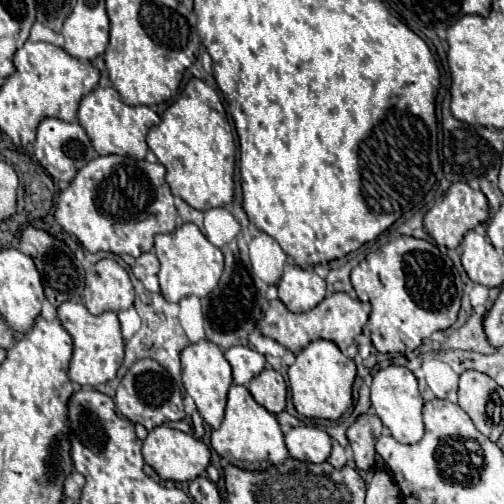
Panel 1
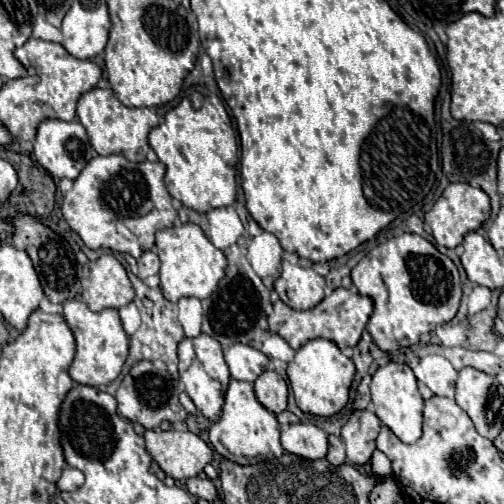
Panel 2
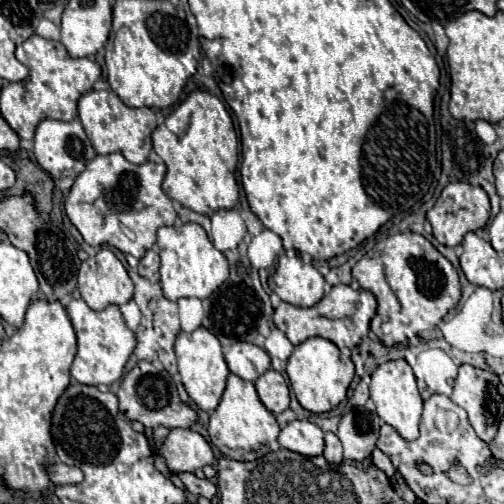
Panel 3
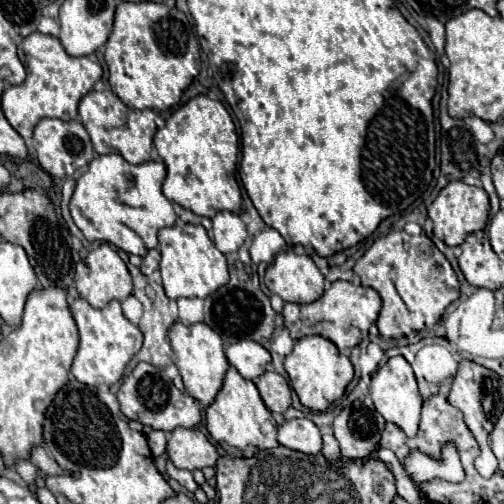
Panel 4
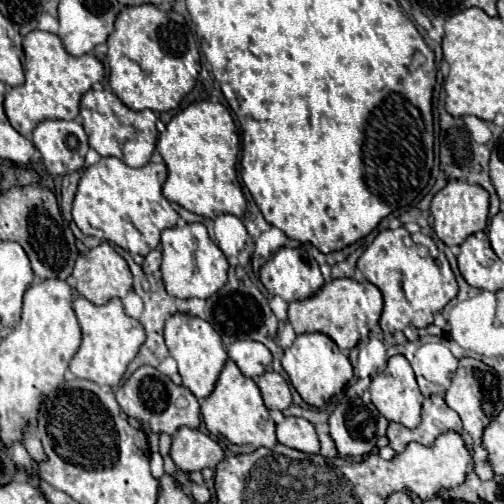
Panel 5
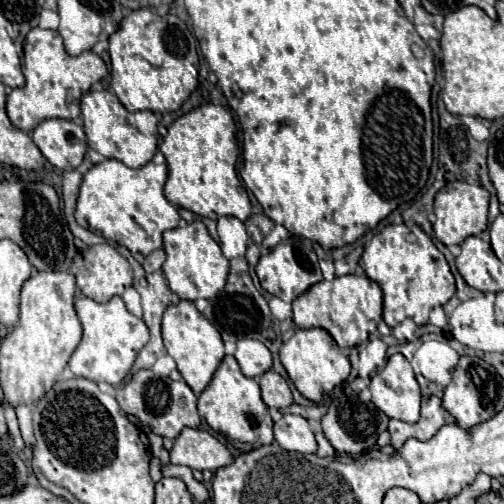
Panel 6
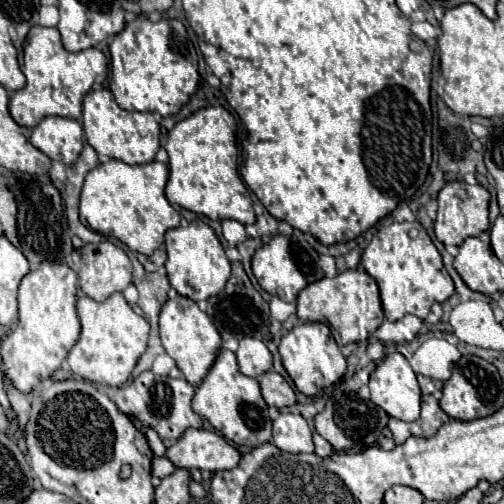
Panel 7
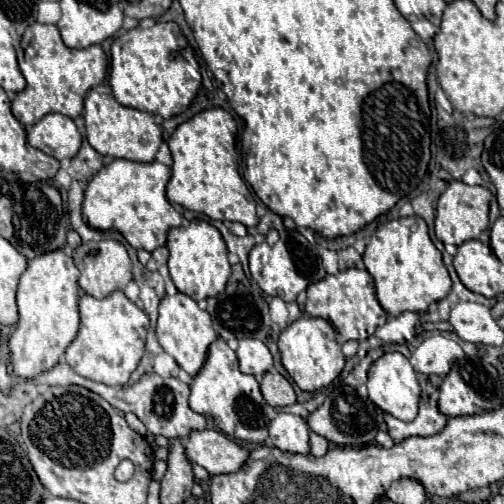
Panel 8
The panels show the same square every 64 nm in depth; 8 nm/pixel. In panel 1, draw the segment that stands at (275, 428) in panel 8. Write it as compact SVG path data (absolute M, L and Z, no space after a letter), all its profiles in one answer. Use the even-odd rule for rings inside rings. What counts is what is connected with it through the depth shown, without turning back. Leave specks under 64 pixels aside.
M296 426L288 430L284 444L292 458L304 462L324 462L332 450L332 438L316 426Z

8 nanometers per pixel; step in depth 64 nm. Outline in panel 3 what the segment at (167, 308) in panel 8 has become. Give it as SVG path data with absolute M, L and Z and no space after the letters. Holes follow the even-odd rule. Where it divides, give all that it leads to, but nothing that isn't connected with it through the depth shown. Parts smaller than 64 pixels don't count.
M200 326L200 328L196 328L196 332L190 332L190 334L178 332L174 350L176 350L176 358L178 358L178 372L182 376L182 384L188 392L188 396L196 402L198 408L212 412L220 402L220 396L226 388L226 378L230 374L228 364L222 356L220 340L216 340L216 336L212 336L212 332L208 332L204 326Z

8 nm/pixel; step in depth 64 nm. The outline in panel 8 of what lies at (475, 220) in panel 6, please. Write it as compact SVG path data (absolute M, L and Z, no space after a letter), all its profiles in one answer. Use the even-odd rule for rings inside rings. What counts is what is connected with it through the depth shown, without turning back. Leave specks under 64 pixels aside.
M460 180L450 182L450 186L440 194L436 206L436 238L444 244L460 246L466 240L478 238L480 232L489 226L490 190L484 186L468 186Z

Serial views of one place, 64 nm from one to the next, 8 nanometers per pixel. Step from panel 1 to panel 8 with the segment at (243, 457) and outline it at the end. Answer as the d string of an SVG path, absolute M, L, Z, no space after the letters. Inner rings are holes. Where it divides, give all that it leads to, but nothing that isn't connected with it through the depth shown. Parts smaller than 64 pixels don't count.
M216 338L210 344L204 366L196 376L192 376L190 408L202 416L212 418L214 424L230 438L244 442L268 440L268 424L270 424L270 418L266 416L268 404L260 394L260 386L254 376L240 372L236 352L222 338Z

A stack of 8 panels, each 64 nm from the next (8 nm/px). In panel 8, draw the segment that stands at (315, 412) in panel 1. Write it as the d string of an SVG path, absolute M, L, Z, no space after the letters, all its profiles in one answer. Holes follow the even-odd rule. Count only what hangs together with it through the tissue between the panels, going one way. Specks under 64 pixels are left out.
M300 316L290 326L286 326L286 330L282 330L278 338L278 348L286 372L292 376L298 388L306 392L328 386L344 368L344 354L340 350L340 344L336 342L336 332L332 324L324 318Z

